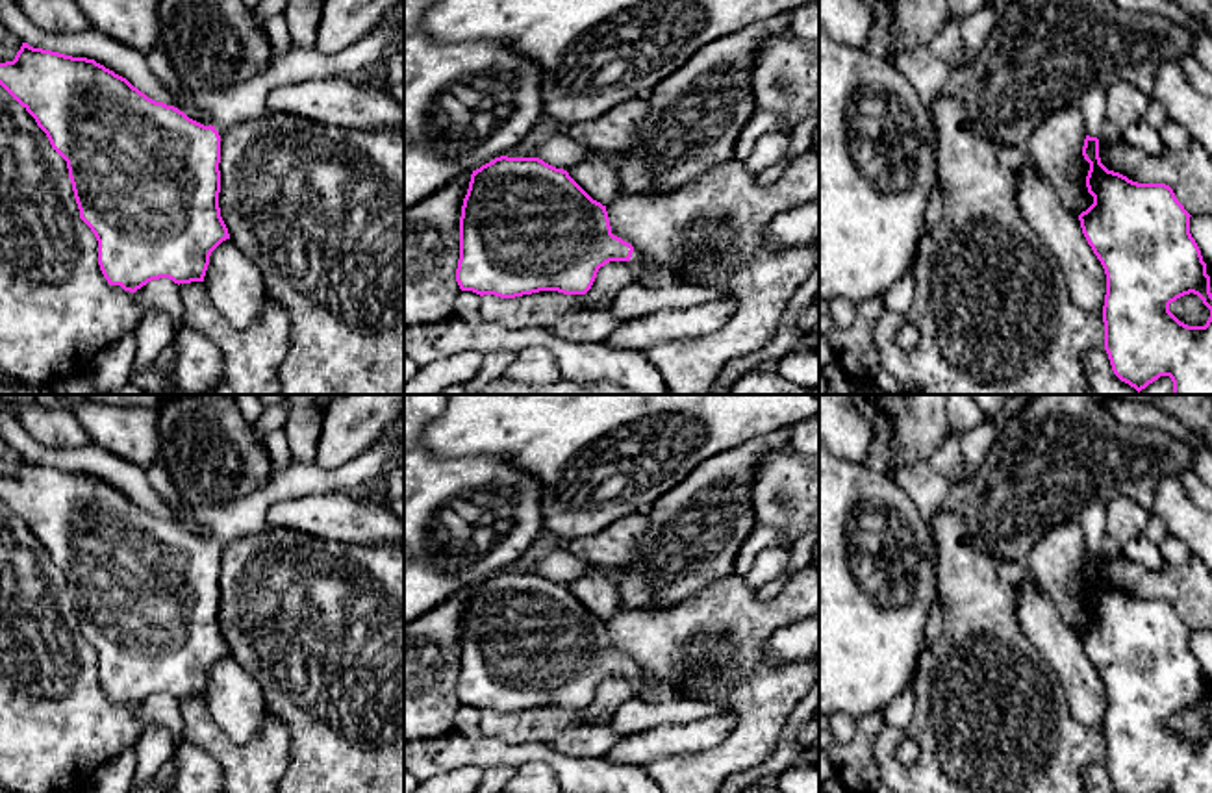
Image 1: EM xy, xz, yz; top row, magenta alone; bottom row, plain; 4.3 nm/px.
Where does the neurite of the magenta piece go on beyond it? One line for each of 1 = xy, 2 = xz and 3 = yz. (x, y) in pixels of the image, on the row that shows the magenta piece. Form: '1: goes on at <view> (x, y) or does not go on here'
1: goes on at xy (232, 104)
2: goes on at xz (636, 260)
3: goes on at yz (1092, 102)

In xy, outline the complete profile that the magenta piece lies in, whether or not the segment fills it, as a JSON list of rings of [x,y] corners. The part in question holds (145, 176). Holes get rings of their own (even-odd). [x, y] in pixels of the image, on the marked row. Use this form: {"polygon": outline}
{"polygon": [[[376,24],[354,44],[326,56],[317,48],[291,48],[272,54],[265,72],[237,85],[202,89],[193,104],[211,115],[209,124],[189,119],[183,111],[156,102],[95,59],[72,57],[22,43],[13,61],[0,63],[0,85],[35,119],[52,148],[67,161],[69,178],[80,209],[80,219],[98,241],[98,265],[109,285],[135,293],[152,280],[169,278],[174,283],[204,282],[211,252],[226,239],[228,228],[221,217],[221,137],[222,133],[267,111],[269,94],[284,85],[306,80],[345,76],[372,65],[389,41],[389,28]]]}

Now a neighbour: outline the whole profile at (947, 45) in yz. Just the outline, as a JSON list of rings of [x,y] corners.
[[[951,19],[945,28],[930,41],[930,52],[947,61],[951,67],[960,69],[967,61],[964,57],[964,37],[960,31],[960,20]]]

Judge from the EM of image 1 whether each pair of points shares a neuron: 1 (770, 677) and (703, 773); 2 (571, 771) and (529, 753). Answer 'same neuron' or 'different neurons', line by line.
1: same neuron
2: same neuron

